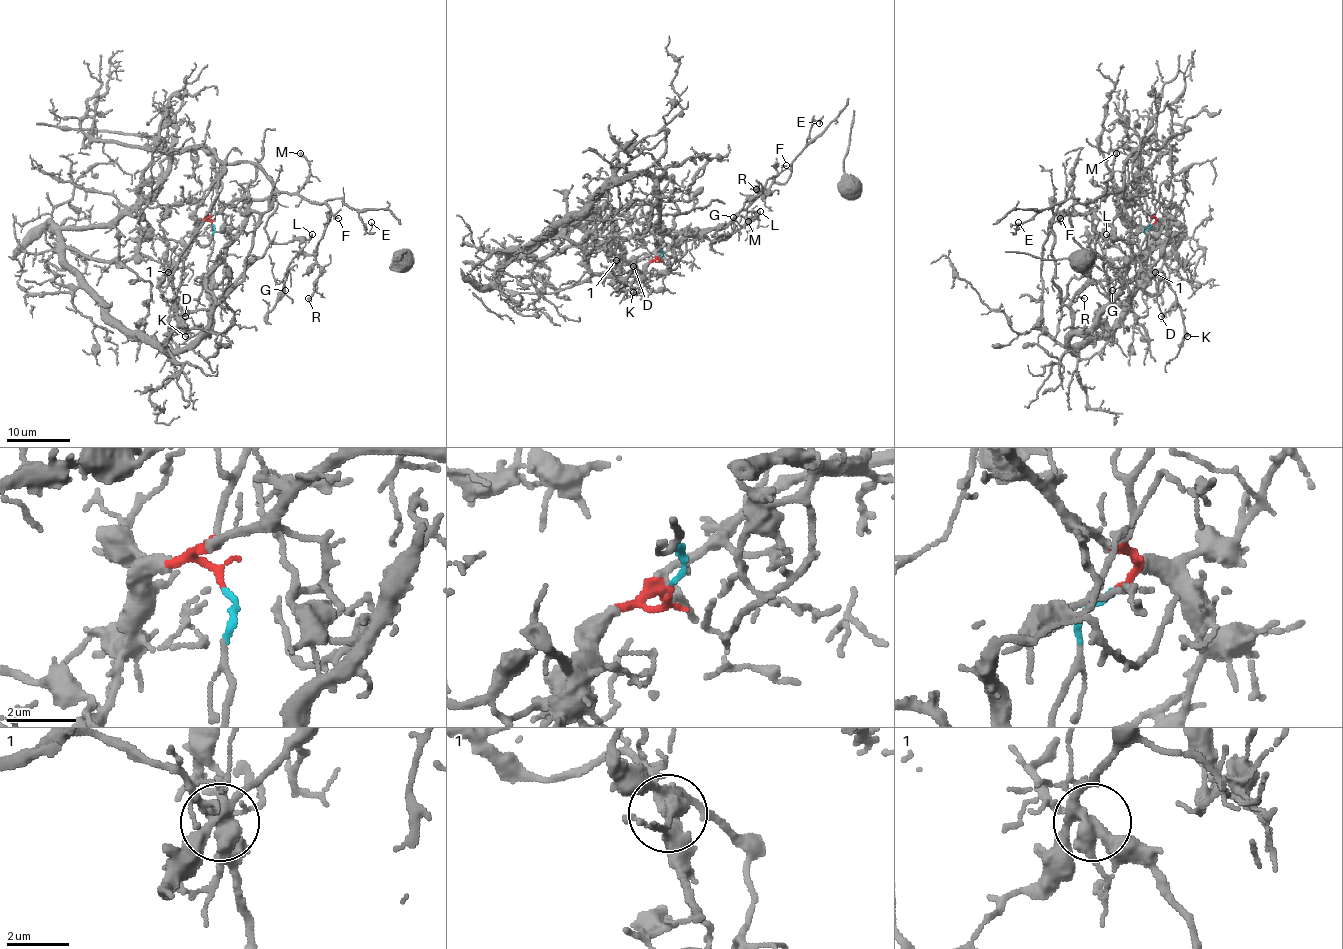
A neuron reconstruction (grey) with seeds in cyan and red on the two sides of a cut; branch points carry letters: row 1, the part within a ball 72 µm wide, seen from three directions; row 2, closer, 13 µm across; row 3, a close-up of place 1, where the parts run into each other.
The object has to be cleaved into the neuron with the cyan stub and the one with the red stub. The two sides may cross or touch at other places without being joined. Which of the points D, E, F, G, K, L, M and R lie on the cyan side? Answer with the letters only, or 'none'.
D, K

